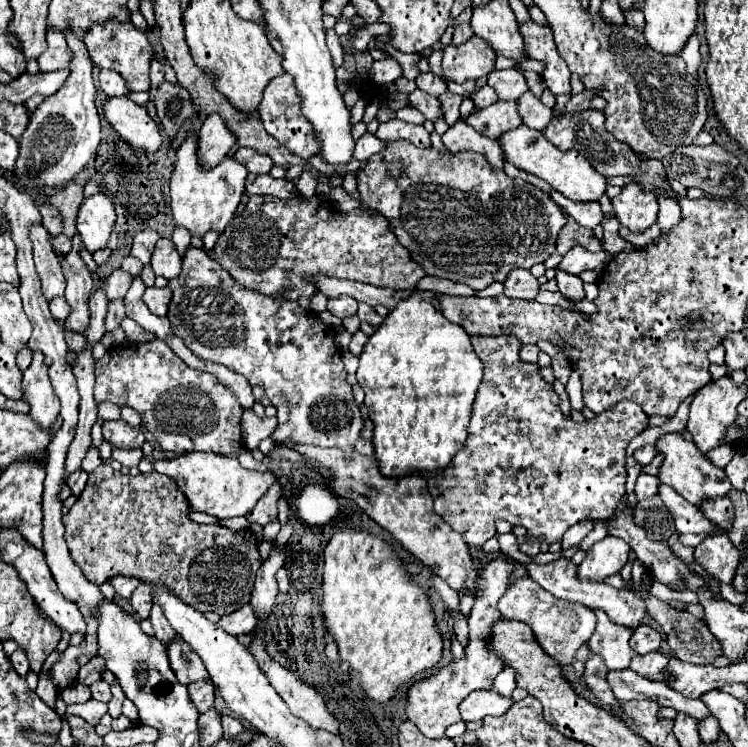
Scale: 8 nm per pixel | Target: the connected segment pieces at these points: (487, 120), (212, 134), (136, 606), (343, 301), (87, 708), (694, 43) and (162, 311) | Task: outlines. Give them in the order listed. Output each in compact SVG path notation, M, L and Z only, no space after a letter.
M498 100L492 106L486 106L482 110L476 110L474 114L470 114L466 118L466 122L476 128L478 132L482 132L484 136L498 140L500 134L514 130L516 126L522 124L522 118L516 110L516 102L502 102Z
M210 114L200 128L200 142L198 142L200 162L206 168L216 166L216 162L220 162L234 144L236 136L228 130L220 114Z
M142 582L134 590L134 594L130 598L130 606L132 606L132 610L134 610L134 614L136 614L138 620L146 620L148 618L150 608L152 608L152 590L150 590L148 584Z
M338 296L338 298L328 298L328 310L338 316L338 318L346 318L346 316L352 316L356 314L356 308L358 308L358 302L350 296Z
M88 700L88 702L84 702L84 704L74 704L74 706L68 706L66 708L66 712L68 714L78 714L78 716L82 716L90 726L96 726L98 724L98 720L106 714L106 704L104 702L98 702L98 700Z
M696 32L688 38L688 44L684 46L684 50L682 50L680 56L684 58L688 70L696 76L696 68L700 66L700 52L698 52L698 36L696 36Z
M152 286L152 288L146 288L146 292L144 292L144 302L150 308L150 312L156 316L166 316L170 298L172 298L172 290L168 286L166 288Z

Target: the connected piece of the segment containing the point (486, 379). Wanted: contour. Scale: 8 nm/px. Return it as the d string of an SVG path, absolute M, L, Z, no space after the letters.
M512 334L510 336L500 336L500 338L496 338L496 336L472 336L472 346L476 348L476 354L484 364L484 376L482 376L482 384L480 384L478 394L476 394L474 404L472 404L472 418L470 418L468 438L464 442L464 448L452 458L452 462L442 472L436 472L432 478L428 478L428 488L430 488L430 494L434 498L436 514L440 514L470 546L482 546L486 540L490 540L496 534L494 522L498 518L510 522L512 526L520 524L528 530L530 536L542 538L546 544L554 544L554 542L560 542L562 534L570 526L574 526L576 522L580 522L580 520L598 520L598 518L604 518L608 514L614 514L618 502L622 500L622 496L626 492L624 490L624 482L626 482L626 468L624 468L626 448L628 448L630 440L634 436L638 436L640 432L644 432L644 428L648 424L648 416L644 414L644 410L636 402L618 402L616 406L610 406L608 410L604 410L604 414L596 414L592 420L586 420L584 424L578 424L578 422L574 422L572 418L568 418L560 412L560 404L558 404L560 396L554 392L552 384L548 384L538 374L538 364L528 364L528 362L520 360L518 352L520 352L522 342L516 342L516 338L512 338Z

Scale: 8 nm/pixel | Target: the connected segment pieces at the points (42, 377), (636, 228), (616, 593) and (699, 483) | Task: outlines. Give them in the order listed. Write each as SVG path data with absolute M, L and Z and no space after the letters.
M34 352L32 364L24 370L24 400L30 404L30 418L42 428L50 428L60 412L60 400L52 394L52 384L48 378L48 366L44 364L44 354Z
M638 182L626 184L622 192L616 198L612 198L612 204L620 224L634 234L644 232L656 222L656 214L658 214L656 194L642 190Z
M560 558L560 560L554 560L550 564L524 564L528 576L538 582L544 590L548 590L550 594L554 594L556 598L562 598L562 600L572 600L572 602L580 602L592 610L602 610L608 614L608 618L614 622L614 624L620 624L620 626L626 626L626 628L636 628L636 626L642 626L646 624L646 618L648 618L648 612L646 612L646 604L644 600L640 600L632 590L616 590L604 582L584 582L582 578L576 578L576 564L572 564L568 558Z
M664 434L658 438L658 450L664 454L664 462L660 468L660 482L672 486L678 494L682 494L690 504L700 508L700 502L708 498L718 498L726 496L728 490L732 490L728 478L724 476L724 470L716 468L710 460L700 454L700 450L694 446L694 442L686 442L682 434Z

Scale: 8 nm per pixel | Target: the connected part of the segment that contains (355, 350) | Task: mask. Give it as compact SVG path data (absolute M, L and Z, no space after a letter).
M358 330L356 334L352 334L352 340L350 340L350 344L348 344L348 350L350 350L354 356L358 356L358 354L362 352L362 348L364 348L366 342L368 342L368 334L364 334L362 330Z

